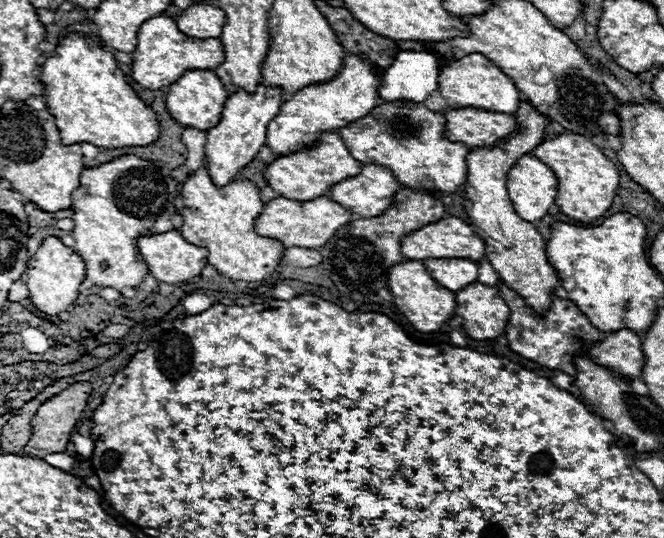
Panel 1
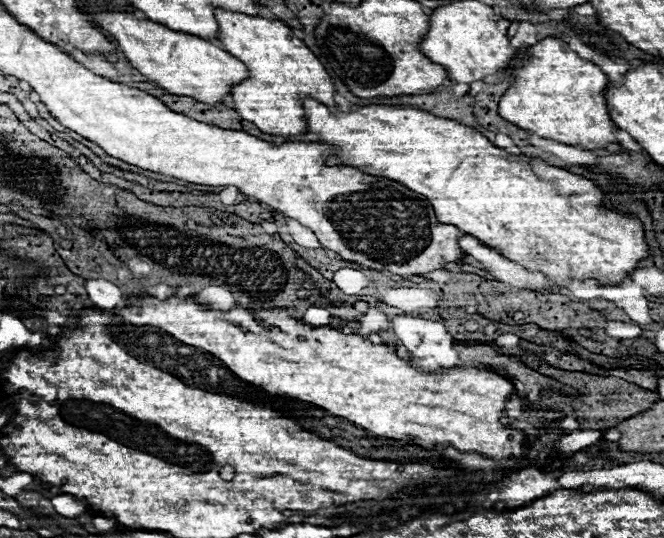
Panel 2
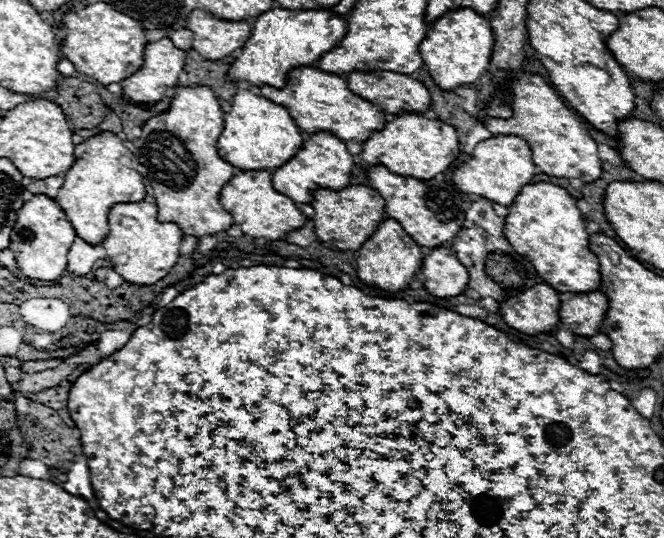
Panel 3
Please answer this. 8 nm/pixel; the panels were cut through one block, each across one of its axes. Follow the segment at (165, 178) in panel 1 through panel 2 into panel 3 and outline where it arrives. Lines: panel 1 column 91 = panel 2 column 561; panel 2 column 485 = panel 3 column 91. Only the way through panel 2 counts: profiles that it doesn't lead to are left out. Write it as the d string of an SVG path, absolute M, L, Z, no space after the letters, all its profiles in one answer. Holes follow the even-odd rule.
M100 132L76 146L76 162L66 172L64 184L54 198L58 206L66 212L70 224L74 224L76 234L90 242L100 244L108 234L108 210L118 202L140 202L146 196L146 186L142 174L128 168L124 162L130 158L130 150L112 132Z

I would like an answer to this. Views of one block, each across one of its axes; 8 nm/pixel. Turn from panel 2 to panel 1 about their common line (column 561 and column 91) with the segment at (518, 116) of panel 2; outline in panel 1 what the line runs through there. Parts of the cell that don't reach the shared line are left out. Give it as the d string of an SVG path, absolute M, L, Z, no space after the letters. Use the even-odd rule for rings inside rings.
M84 34L60 40L54 54L40 66L46 106L56 118L62 144L90 142L98 148L146 146L160 134L156 114L138 98L118 68L112 52L106 52Z

